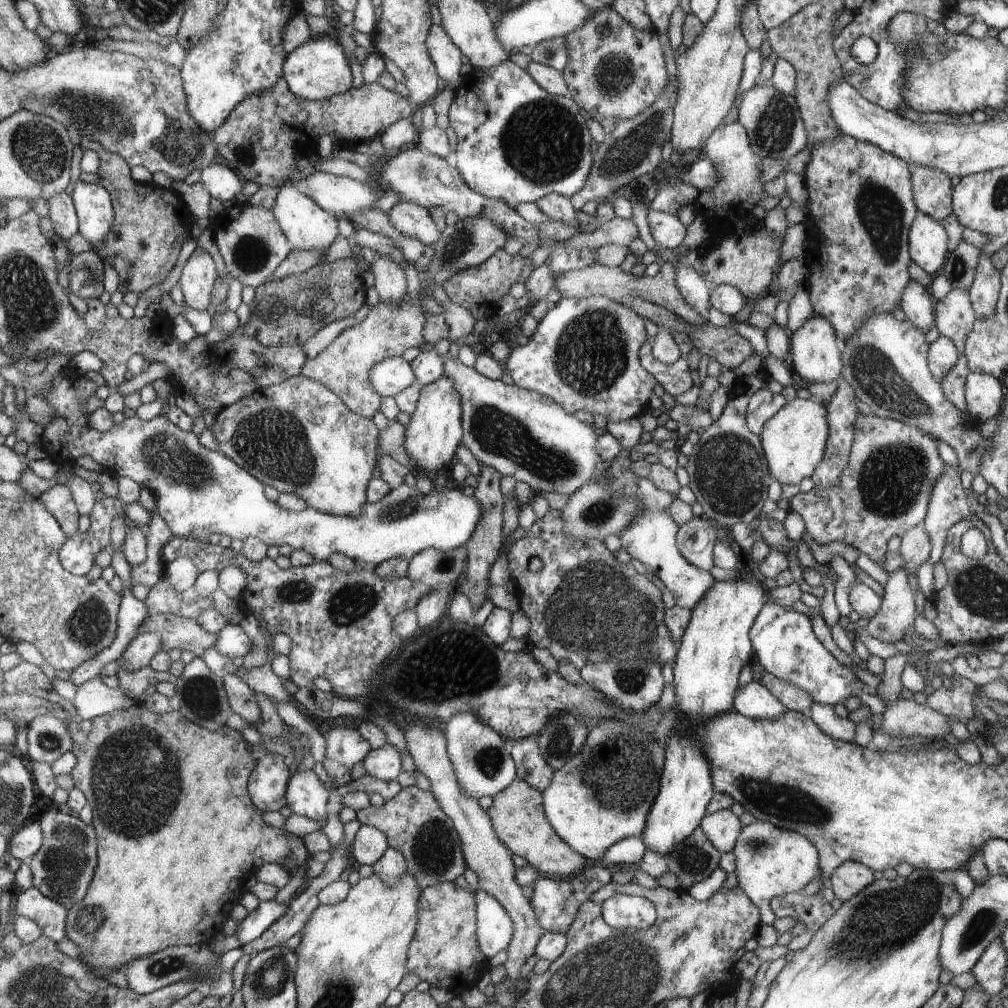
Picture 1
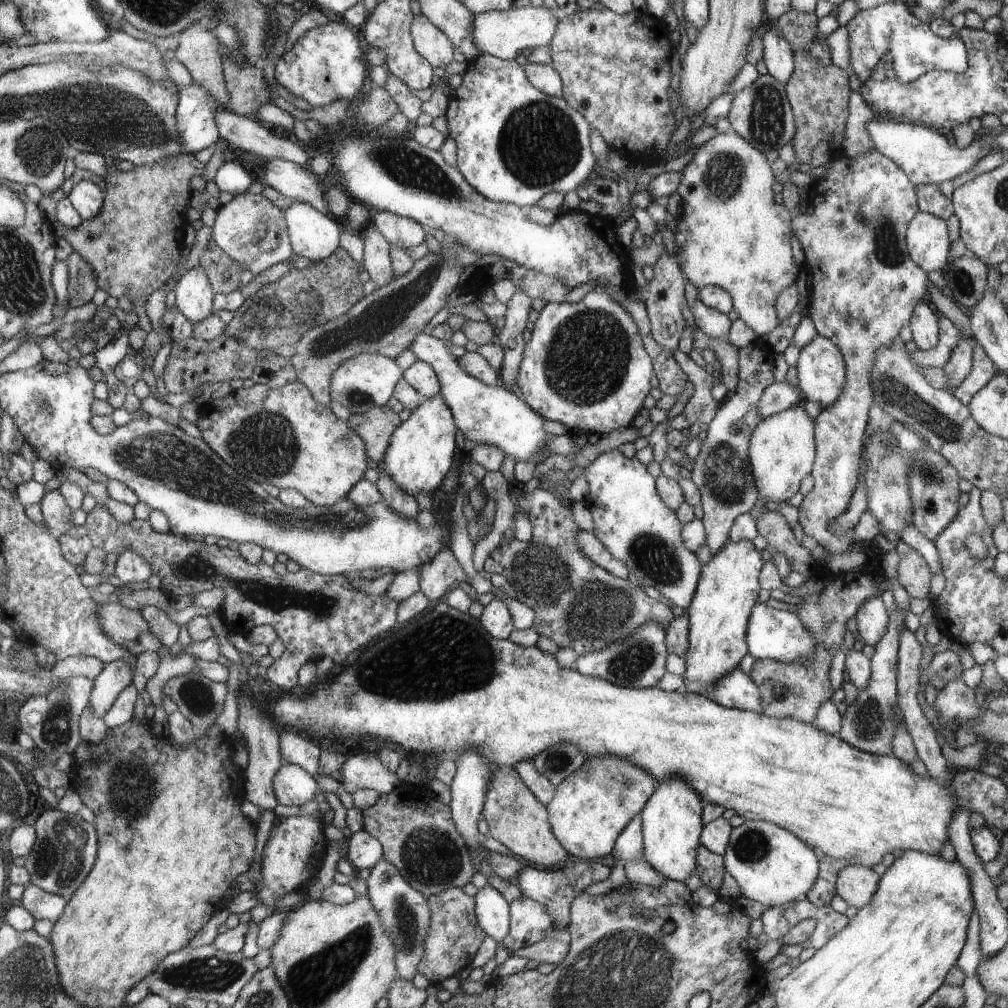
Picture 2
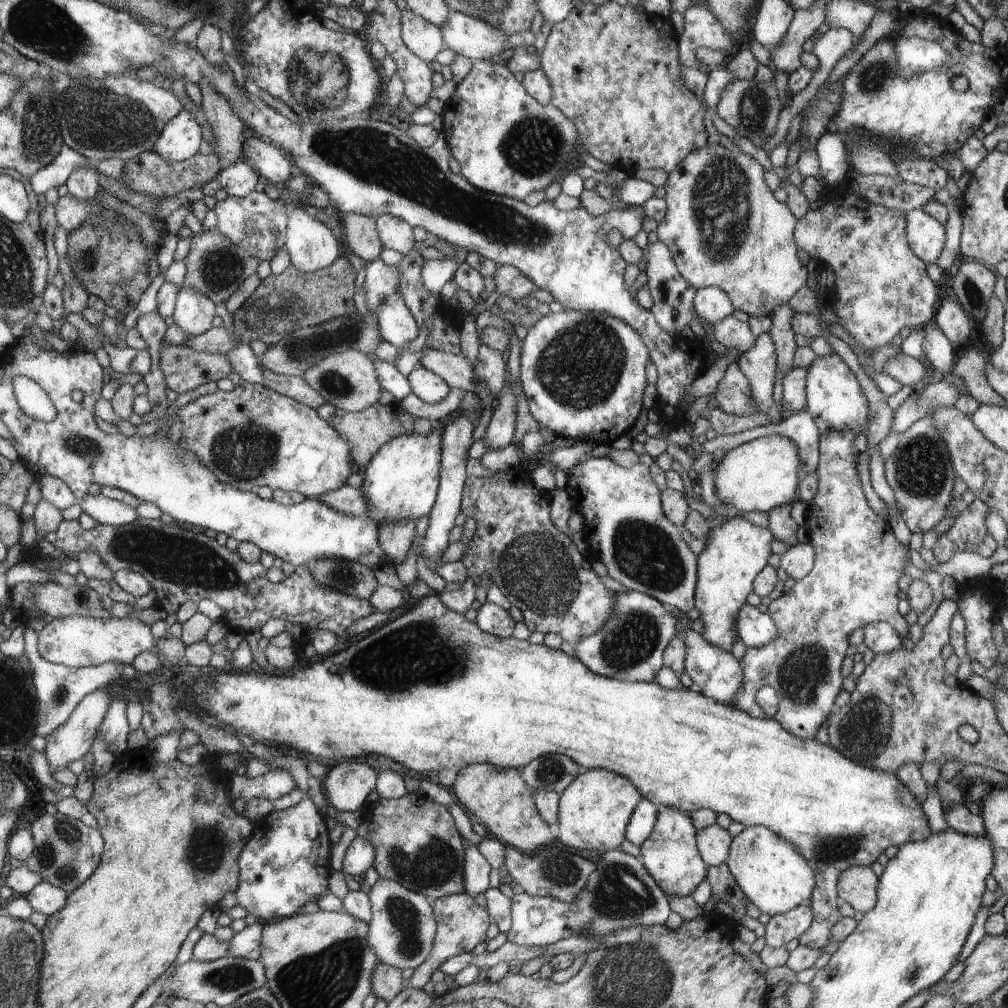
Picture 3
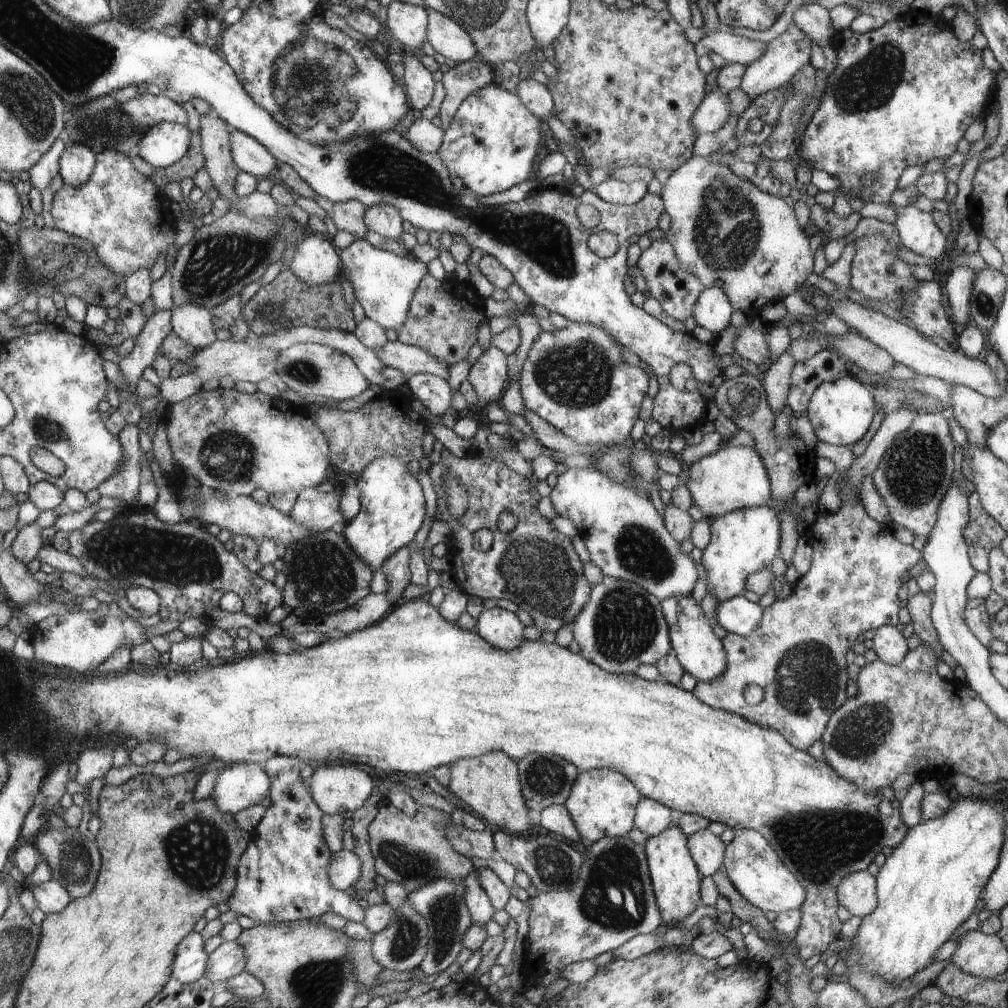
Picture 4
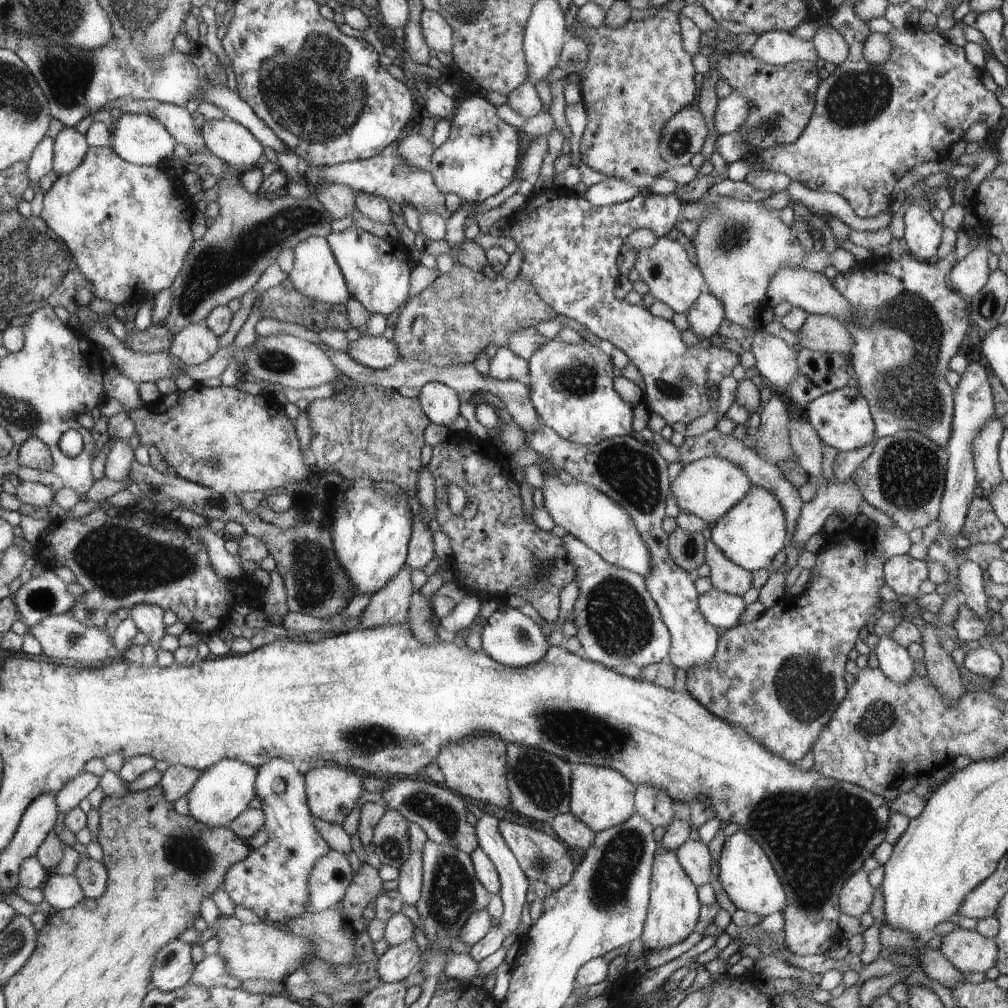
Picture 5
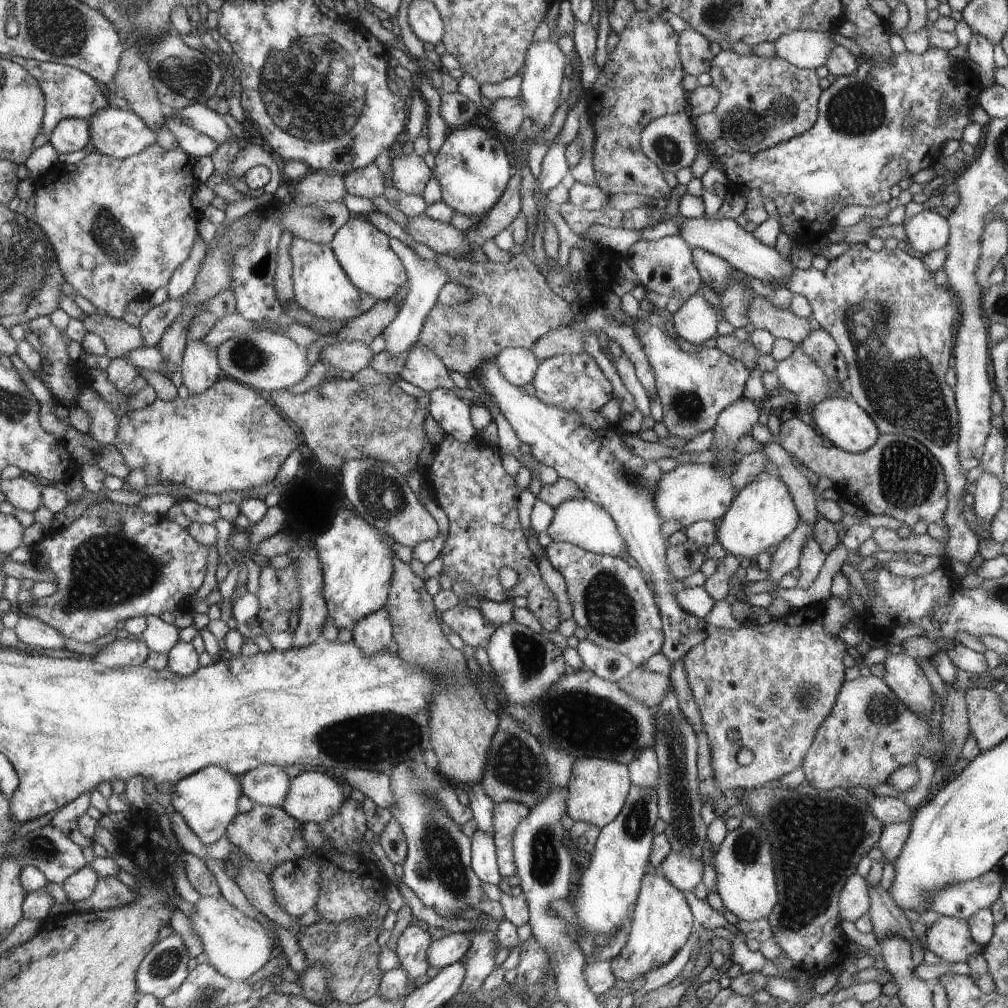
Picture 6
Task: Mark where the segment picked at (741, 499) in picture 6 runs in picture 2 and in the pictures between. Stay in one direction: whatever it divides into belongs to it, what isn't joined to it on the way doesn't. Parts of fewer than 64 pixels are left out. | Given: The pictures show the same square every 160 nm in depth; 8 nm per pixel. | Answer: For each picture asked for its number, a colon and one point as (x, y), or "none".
2: (728, 587)
3: (735, 551)
4: (742, 542)
5: (750, 534)

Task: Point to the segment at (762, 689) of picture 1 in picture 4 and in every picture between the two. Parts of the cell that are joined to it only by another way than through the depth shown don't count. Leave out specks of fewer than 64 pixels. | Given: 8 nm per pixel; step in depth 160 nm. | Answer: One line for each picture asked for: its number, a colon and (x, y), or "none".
2: (736, 690)
3: (716, 673)
4: (694, 644)

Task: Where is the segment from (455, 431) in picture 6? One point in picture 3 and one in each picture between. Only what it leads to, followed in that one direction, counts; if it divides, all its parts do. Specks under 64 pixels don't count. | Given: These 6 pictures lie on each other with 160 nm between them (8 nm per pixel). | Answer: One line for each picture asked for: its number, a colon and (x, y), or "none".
3: (428, 386)
4: (434, 392)
5: (440, 402)

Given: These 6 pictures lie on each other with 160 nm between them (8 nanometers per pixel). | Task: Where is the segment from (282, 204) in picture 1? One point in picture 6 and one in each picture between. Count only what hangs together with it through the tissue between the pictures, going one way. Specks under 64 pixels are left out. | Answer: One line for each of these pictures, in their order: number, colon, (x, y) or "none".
2: (315, 236)
3: (311, 246)
4: (316, 263)
5: (315, 274)
6: (321, 285)

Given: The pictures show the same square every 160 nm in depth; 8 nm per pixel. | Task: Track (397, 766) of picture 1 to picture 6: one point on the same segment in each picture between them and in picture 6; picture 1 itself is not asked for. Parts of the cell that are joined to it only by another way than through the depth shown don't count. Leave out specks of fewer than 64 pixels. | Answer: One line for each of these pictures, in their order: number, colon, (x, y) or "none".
2: (362, 770)
3: (346, 785)
4: (337, 789)
5: (332, 792)
6: (315, 797)

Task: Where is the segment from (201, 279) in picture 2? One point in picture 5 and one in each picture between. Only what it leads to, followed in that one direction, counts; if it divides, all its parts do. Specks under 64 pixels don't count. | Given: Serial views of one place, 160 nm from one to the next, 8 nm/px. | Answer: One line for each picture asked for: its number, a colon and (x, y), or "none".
3: (194, 312)
4: (193, 324)
5: (196, 343)

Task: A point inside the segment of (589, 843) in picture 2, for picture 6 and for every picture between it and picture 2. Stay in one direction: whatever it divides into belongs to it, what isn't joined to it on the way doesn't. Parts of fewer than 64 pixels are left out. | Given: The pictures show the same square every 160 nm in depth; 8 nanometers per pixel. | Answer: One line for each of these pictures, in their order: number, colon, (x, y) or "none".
3: (594, 811)
4: (602, 802)
5: (602, 797)
6: (598, 789)

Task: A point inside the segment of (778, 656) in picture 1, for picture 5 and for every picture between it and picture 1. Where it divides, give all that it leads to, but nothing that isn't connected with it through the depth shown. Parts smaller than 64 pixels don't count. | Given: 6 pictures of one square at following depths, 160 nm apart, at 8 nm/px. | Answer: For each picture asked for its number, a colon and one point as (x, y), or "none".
2: (775, 634)
3: (754, 628)
4: (737, 615)
5: (722, 610)

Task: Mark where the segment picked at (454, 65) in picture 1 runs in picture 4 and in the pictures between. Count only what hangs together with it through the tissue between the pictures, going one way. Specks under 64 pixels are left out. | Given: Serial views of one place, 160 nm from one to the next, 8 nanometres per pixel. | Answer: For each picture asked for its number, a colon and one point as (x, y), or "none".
2: (433, 44)
3: (425, 39)
4: (408, 22)

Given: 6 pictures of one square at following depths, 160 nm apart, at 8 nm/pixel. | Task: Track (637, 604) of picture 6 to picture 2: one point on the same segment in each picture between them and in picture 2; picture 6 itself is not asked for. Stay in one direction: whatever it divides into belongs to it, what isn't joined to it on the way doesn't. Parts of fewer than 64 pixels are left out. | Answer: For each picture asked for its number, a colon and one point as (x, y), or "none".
2: (638, 661)
3: (629, 646)
4: (622, 627)
5: (618, 621)

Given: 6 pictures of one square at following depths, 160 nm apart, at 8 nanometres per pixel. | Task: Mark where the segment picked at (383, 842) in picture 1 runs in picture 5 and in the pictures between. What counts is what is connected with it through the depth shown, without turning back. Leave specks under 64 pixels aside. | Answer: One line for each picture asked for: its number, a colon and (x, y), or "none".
2: (364, 851)
3: (360, 855)
4: (346, 867)
5: (332, 875)

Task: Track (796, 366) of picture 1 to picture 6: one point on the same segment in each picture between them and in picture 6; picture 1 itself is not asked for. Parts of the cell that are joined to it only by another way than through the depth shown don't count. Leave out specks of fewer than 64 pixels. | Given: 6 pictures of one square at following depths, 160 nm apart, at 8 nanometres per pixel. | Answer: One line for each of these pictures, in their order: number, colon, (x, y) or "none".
2: (820, 367)
3: (835, 400)
4: (840, 411)
5: (842, 419)
6: (842, 421)

